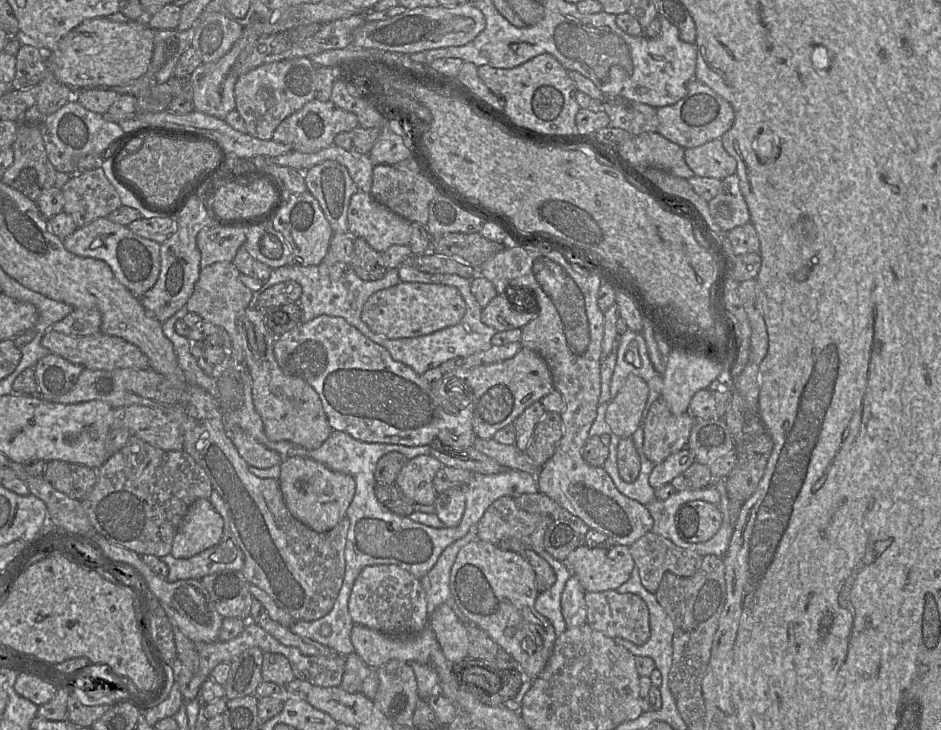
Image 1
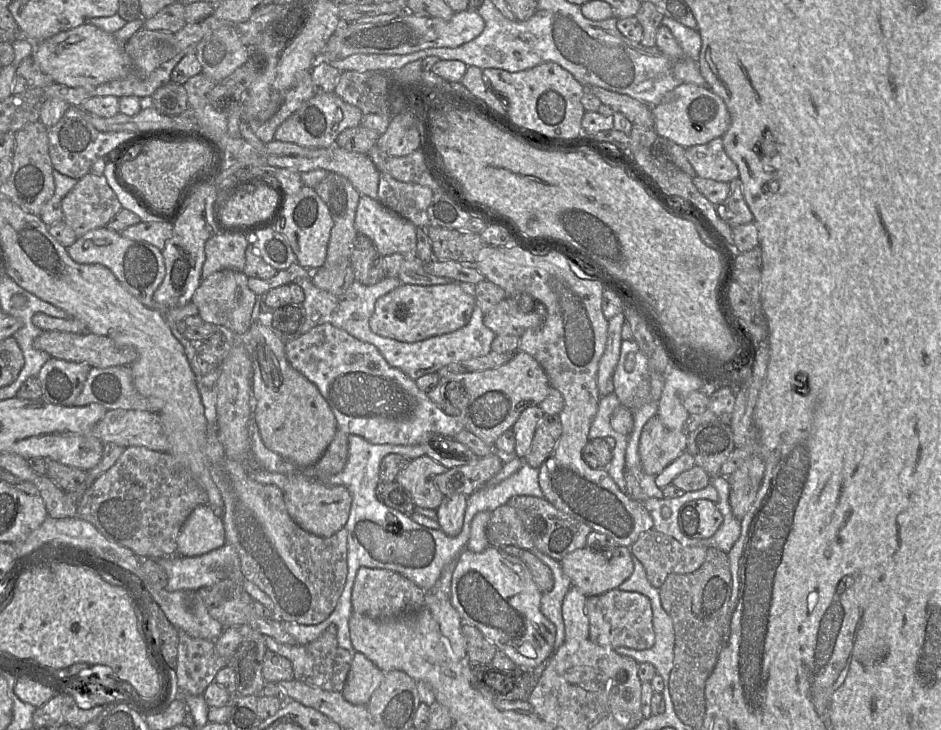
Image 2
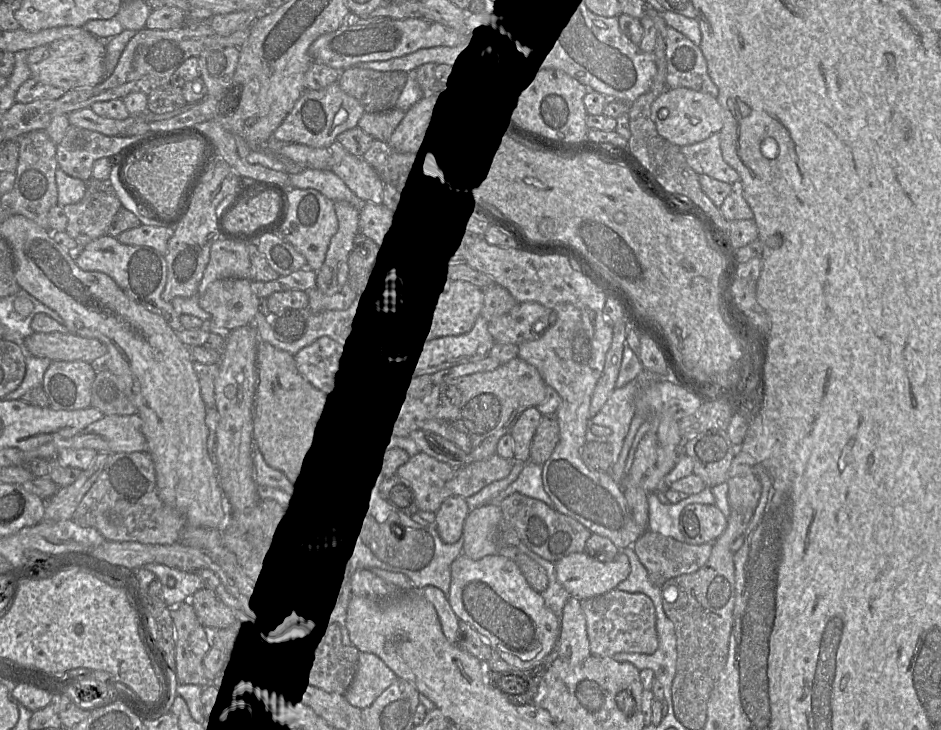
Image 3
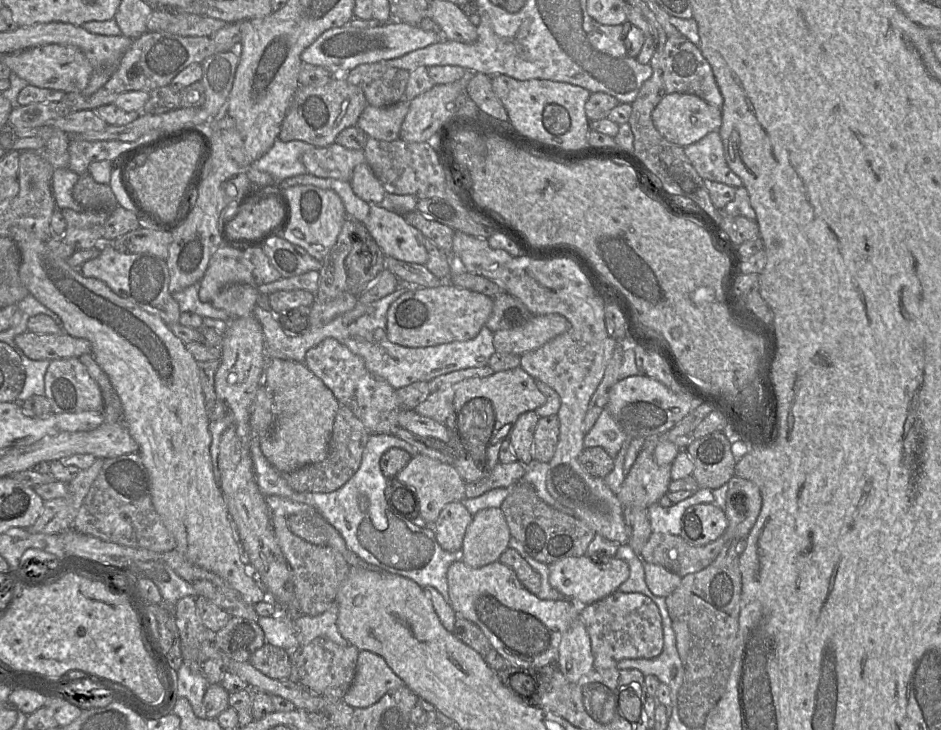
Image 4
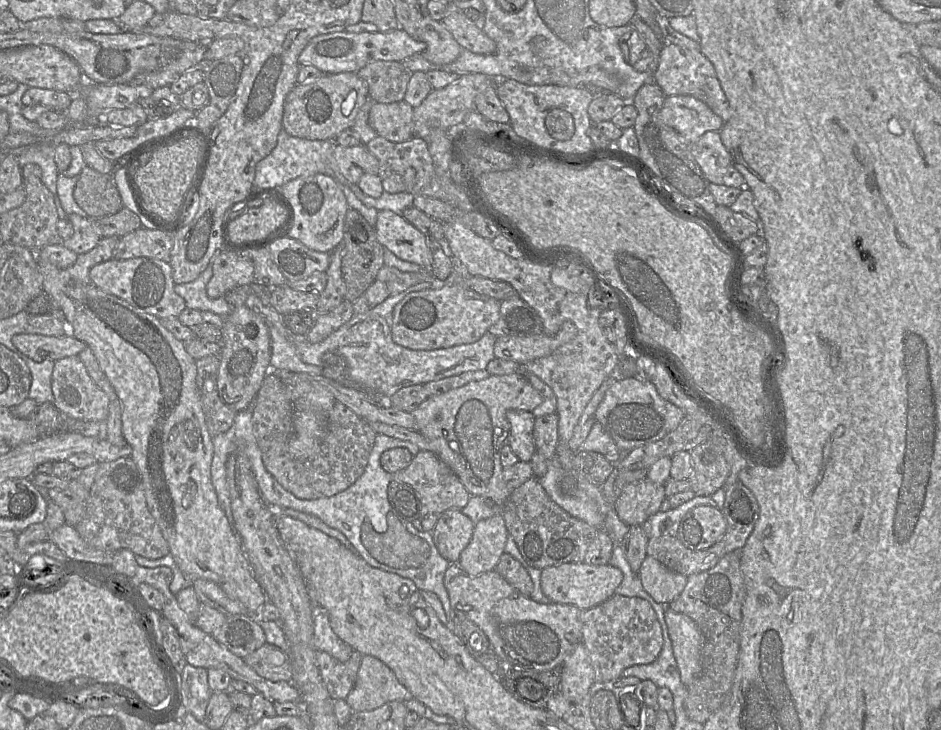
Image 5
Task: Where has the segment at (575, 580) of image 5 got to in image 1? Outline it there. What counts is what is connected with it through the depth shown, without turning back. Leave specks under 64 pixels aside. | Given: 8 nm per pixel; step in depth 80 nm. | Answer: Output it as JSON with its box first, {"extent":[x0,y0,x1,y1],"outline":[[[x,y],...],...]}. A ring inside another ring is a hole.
{"extent":[564,544,635,592],"outline":[[[620,544],[609,548],[579,546],[564,563],[587,592],[616,590],[628,581],[635,565],[630,547]]]}

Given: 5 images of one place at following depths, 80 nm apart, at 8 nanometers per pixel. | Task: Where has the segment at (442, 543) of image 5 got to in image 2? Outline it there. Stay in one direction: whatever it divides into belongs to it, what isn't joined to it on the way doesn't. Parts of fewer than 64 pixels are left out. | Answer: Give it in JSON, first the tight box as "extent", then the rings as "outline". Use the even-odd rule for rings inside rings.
{"extent":[437,494,468,536],"outline":[[[452,494],[444,496],[437,511],[440,529],[448,536],[457,536],[463,527],[468,496]]]}

